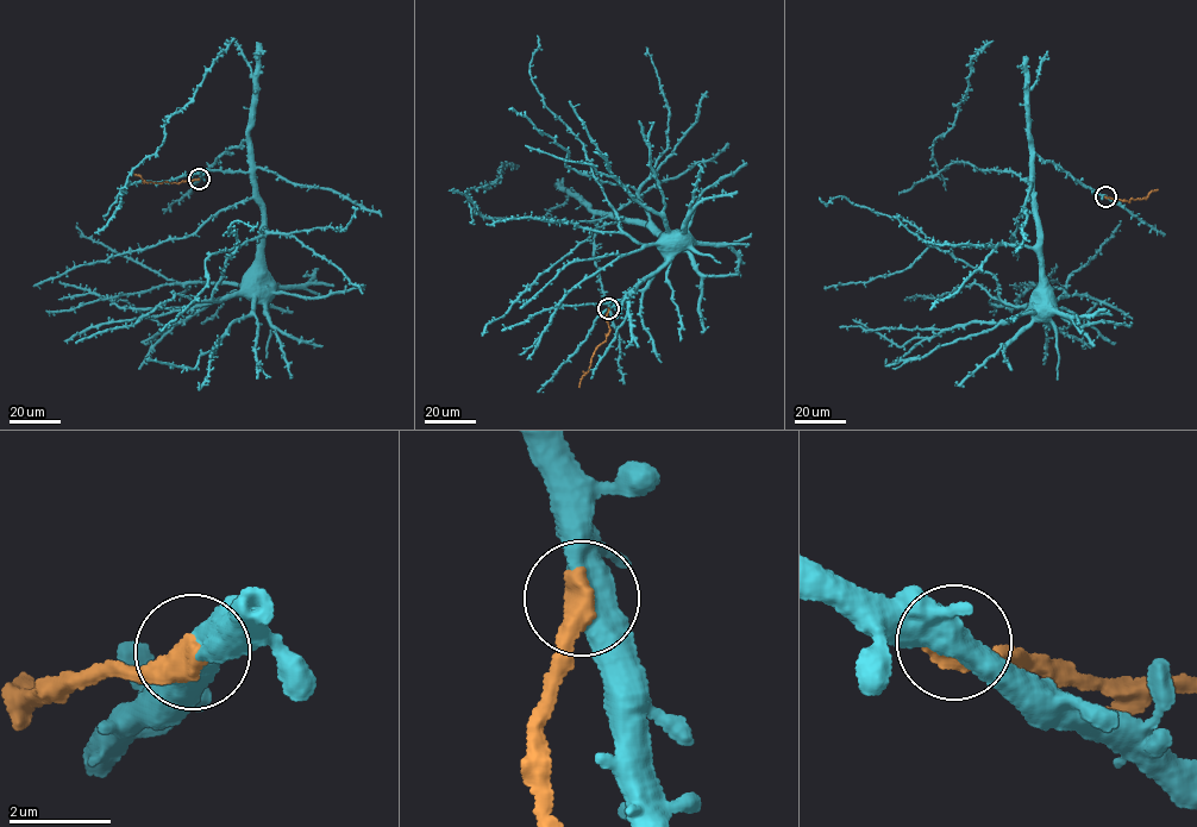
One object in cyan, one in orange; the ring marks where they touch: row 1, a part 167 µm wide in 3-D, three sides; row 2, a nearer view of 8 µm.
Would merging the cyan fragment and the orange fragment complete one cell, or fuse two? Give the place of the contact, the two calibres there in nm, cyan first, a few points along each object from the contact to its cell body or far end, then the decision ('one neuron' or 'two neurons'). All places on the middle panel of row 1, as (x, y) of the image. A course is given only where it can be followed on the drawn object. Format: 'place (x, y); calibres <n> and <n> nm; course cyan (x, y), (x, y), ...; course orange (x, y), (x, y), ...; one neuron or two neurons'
place (608, 308); calibres 600 and 500 nm; course cyan (608, 308), (593, 254), (596, 214), (639, 224), (674, 242), (681, 237); course orange (608, 308), (609, 332), (578, 387); two neurons

